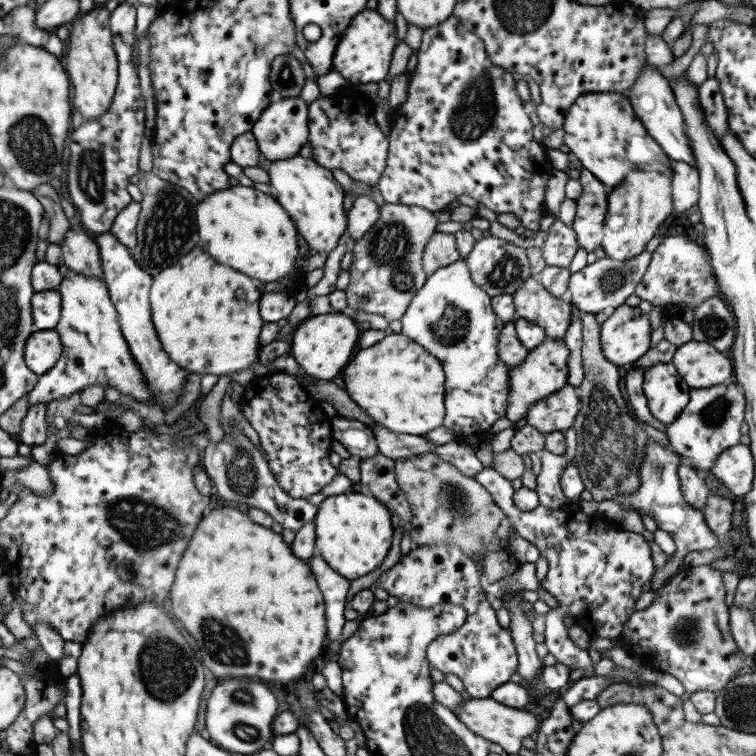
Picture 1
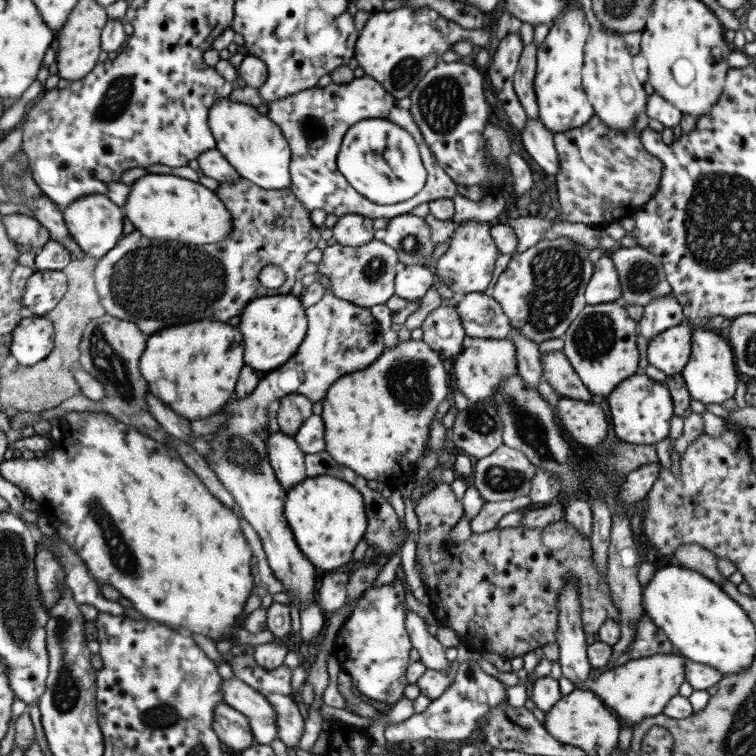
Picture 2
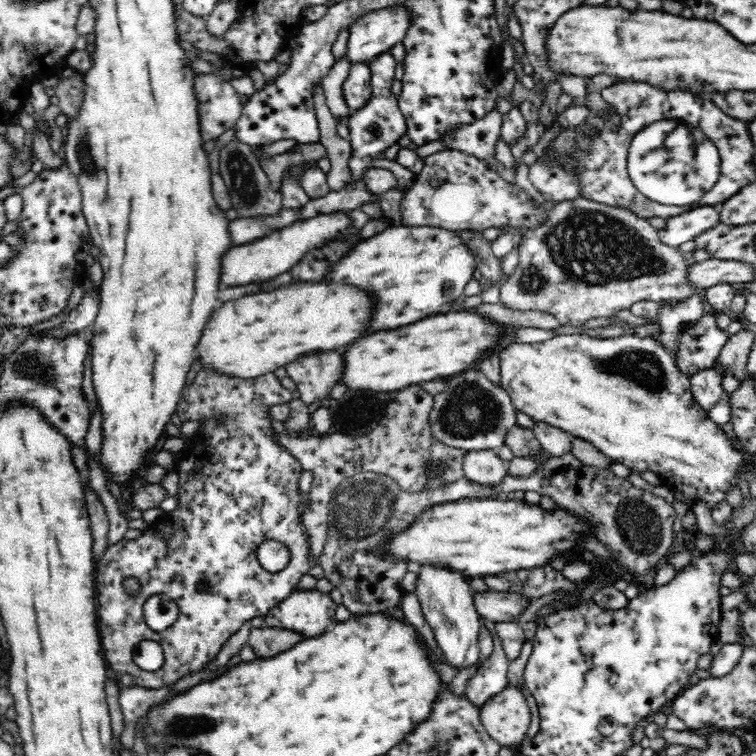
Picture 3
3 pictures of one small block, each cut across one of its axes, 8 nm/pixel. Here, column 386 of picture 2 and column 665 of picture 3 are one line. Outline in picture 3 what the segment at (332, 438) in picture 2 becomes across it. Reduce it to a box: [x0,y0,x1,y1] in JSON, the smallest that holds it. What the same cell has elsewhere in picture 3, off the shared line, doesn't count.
[498,333,744,509]

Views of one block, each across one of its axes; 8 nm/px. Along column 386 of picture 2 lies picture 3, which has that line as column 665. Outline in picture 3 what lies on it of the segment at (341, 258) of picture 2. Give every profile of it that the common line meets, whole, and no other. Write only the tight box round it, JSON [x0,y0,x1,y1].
[499,197,699,327]

